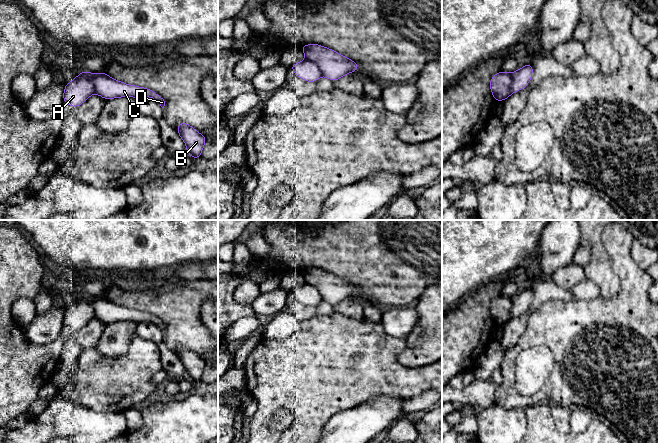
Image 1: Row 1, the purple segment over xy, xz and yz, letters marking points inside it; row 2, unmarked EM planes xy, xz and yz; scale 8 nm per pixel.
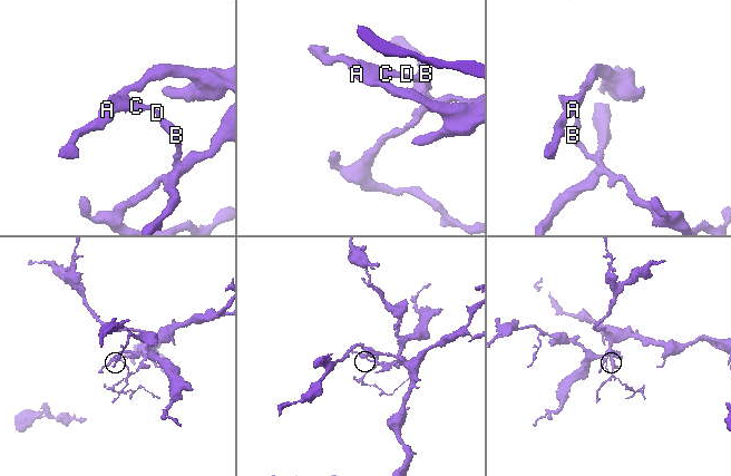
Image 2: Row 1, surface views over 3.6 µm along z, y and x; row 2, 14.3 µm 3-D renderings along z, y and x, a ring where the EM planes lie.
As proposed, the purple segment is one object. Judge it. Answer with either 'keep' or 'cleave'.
cleave

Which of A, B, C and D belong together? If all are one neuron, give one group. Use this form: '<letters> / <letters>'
A / B C D

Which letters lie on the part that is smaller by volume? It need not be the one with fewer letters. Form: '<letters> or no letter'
B, C, D

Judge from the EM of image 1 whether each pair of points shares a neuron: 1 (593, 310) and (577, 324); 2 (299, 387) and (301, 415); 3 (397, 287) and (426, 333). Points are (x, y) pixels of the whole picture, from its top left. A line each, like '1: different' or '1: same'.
1: same
2: same
3: different

